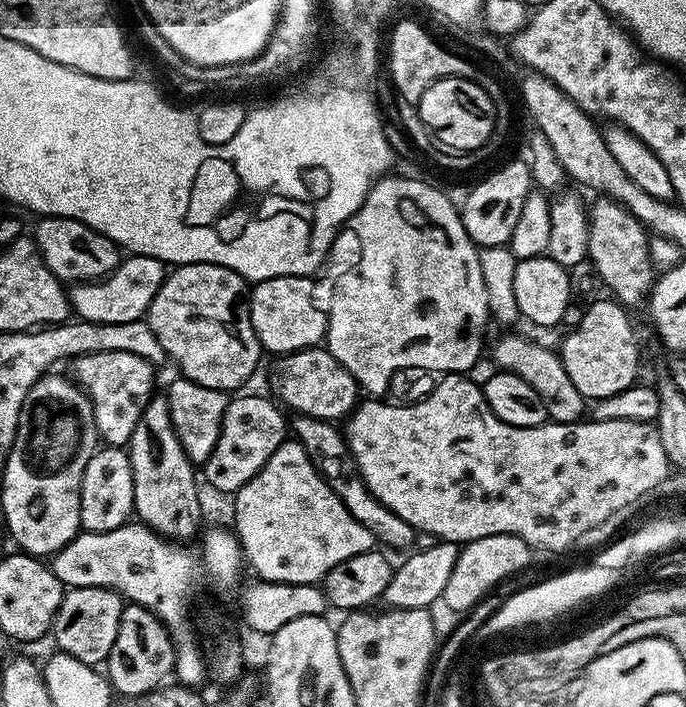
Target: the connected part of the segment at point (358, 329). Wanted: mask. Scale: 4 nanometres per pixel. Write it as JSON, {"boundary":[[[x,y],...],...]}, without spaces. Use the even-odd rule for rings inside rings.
{"boundary":[[[385,174],[372,185],[366,194],[362,206],[349,216],[346,228],[351,235],[358,238],[359,244],[355,251],[360,255],[355,263],[355,271],[347,268],[341,269],[336,281],[332,284],[332,305],[327,305],[328,330],[326,333],[326,347],[333,358],[343,365],[355,378],[357,385],[368,390],[367,393],[376,396],[380,388],[384,388],[384,380],[388,380],[388,372],[398,368],[400,364],[416,366],[421,372],[440,372],[439,374],[464,374],[481,359],[482,342],[484,340],[484,327],[490,324],[490,313],[486,302],[486,286],[482,278],[480,253],[477,245],[472,243],[464,225],[461,209],[452,205],[452,200],[444,192],[439,192],[432,184],[424,180],[411,180],[408,176],[392,176]]]}

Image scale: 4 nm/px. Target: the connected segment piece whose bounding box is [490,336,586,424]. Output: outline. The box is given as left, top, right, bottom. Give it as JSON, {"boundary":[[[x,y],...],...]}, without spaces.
{"boundary":[[[504,336],[493,346],[490,359],[497,369],[513,372],[522,378],[522,382],[530,382],[530,386],[534,386],[538,398],[542,398],[542,406],[546,406],[546,414],[551,423],[575,424],[585,415],[586,397],[574,386],[570,374],[566,374],[566,366],[553,349],[551,352],[524,336]]]}

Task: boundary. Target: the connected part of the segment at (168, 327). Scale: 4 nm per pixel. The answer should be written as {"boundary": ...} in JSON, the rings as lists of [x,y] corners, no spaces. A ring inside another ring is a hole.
{"boundary":[[[214,263],[182,264],[165,277],[146,319],[185,379],[231,393],[239,391],[251,378],[262,357],[260,339],[249,314],[250,304],[249,283],[236,271]]]}

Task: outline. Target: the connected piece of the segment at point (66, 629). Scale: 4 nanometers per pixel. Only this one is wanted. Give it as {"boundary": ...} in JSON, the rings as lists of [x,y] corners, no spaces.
{"boundary":[[[74,588],[65,591],[62,606],[58,606],[56,620],[52,623],[51,635],[56,636],[55,647],[59,651],[78,658],[78,662],[100,666],[105,663],[114,646],[114,638],[118,638],[118,622],[122,618],[122,610],[126,601],[113,588]]]}

